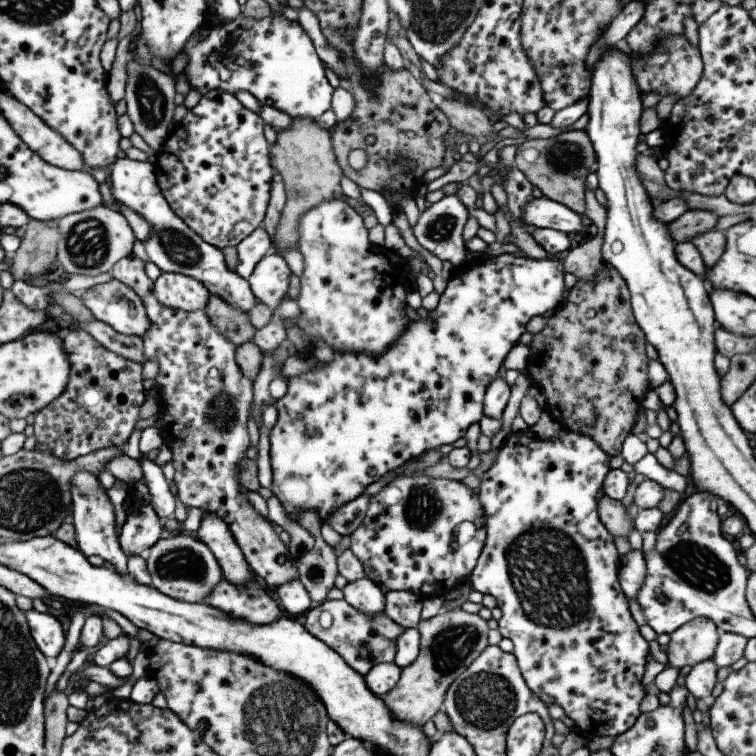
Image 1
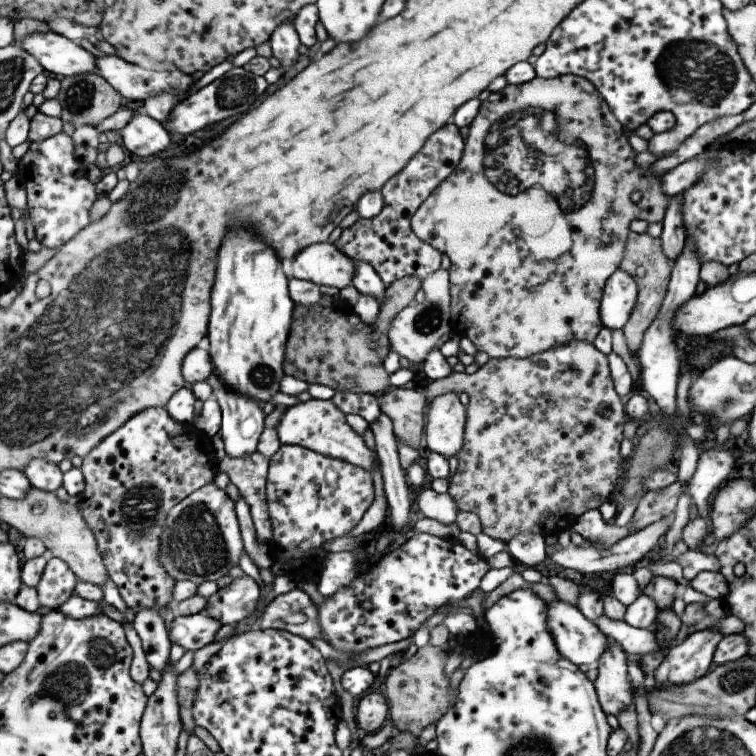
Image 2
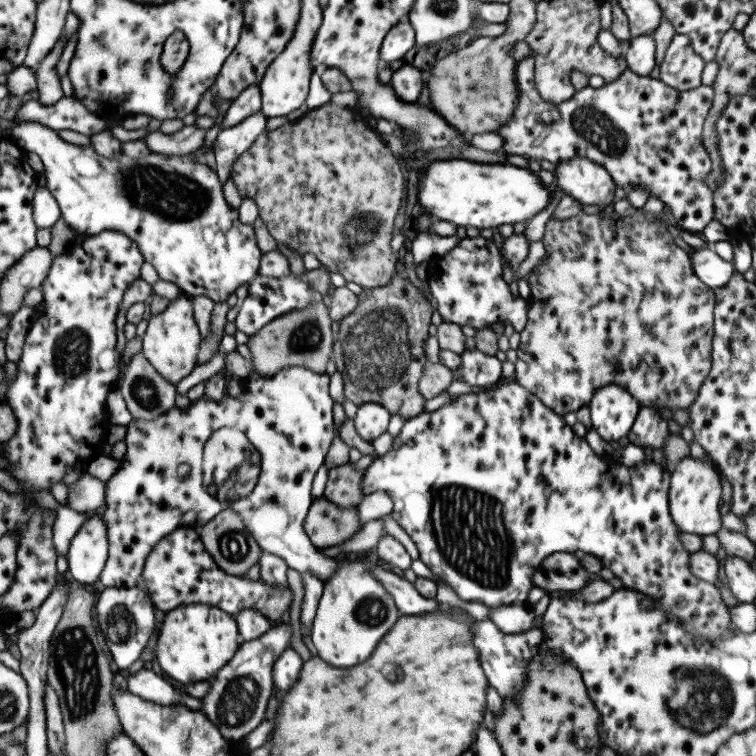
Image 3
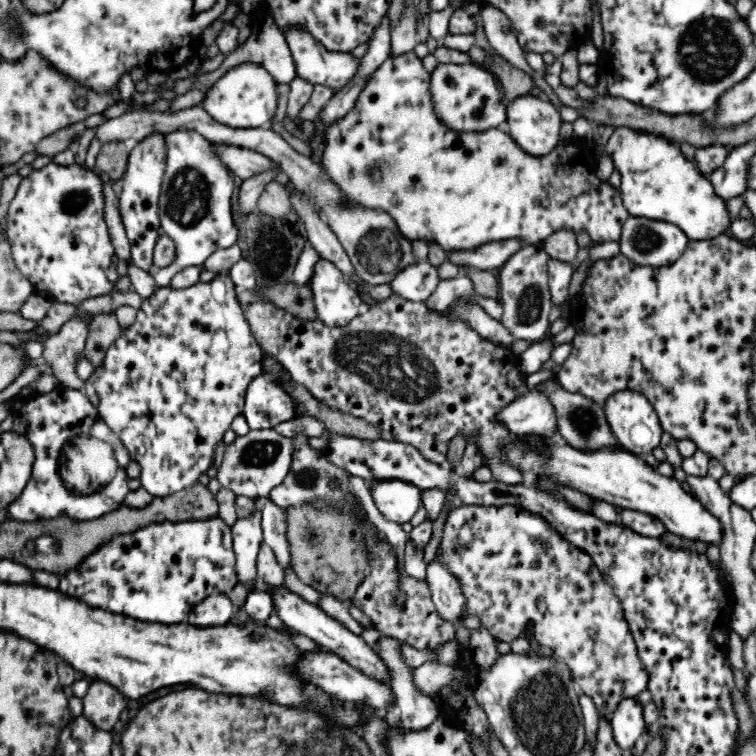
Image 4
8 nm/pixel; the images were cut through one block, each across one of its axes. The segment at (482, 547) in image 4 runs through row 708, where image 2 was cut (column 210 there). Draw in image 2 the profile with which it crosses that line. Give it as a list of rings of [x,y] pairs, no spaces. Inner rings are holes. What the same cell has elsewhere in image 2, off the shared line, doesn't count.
[[[247,575],[236,578],[206,598],[203,610],[222,625],[236,625],[249,616],[259,598],[259,586]]]

